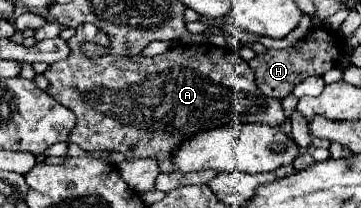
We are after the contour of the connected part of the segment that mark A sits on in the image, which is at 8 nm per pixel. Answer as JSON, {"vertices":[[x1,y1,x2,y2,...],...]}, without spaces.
{"vertices":[[79,25,77,33,67,41,71,53,67,59,51,63,45,71,49,81,47,93,71,109,77,117,77,125,69,133,69,141,73,143,107,143,105,151,117,151,127,155,127,159,139,157,155,157,159,161,161,171,173,171,171,153,185,139,201,133,203,129,215,129,229,123,267,123,281,125,287,121,281,109,279,99,267,99,255,87,255,75,251,75,251,67,243,61,235,51,215,47,211,43,201,45,175,45,165,53,155,57,143,55,105,55,87,59,81,53,81,45,85,41,97,41,101,45,109,45,107,33,103,33,95,25]]}

